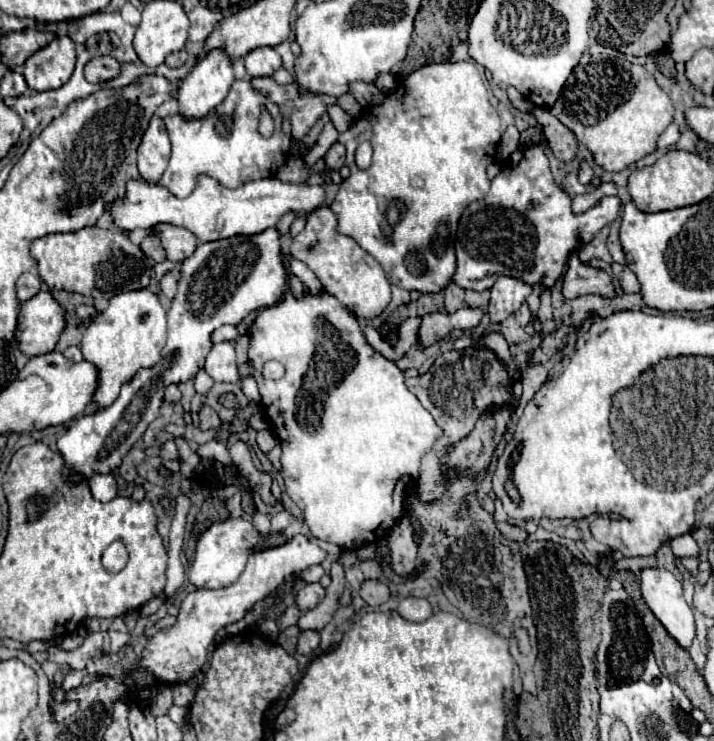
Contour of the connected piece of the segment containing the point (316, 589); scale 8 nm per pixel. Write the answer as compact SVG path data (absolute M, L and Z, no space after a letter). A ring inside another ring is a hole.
M305 583L297 591L297 607L303 611L309 611L315 605L319 605L323 597L325 597L325 589L321 587L321 583Z

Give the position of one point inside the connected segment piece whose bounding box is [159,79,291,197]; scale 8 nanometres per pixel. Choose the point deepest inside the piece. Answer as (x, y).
(225, 145)

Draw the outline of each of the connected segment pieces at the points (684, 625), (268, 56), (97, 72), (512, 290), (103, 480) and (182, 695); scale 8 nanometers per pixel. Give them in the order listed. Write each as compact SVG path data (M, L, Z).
M647 567L641 571L641 593L671 637L687 649L695 637L695 619L677 577L667 569Z
M273 47L253 49L243 57L249 77L271 77L281 67L281 57Z
M109 55L95 57L85 67L85 77L89 83L103 83L115 79L121 73L121 63Z
M499 277L491 287L491 303L489 303L489 319L491 323L503 323L511 313L515 313L525 299L531 295L533 285L515 279L515 277Z
M93 475L89 479L89 485L91 485L91 493L95 499L99 501L111 501L115 495L117 495L117 483L113 479L113 475Z
M177 687L175 693L173 693L173 699L175 699L175 705L181 705L181 707L189 707L191 701L195 697L195 689L193 687Z

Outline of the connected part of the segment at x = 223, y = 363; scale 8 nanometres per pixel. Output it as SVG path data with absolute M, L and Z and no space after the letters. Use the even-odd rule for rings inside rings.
M217 343L207 355L205 367L203 367L213 381L223 381L223 383L239 383L239 373L237 373L236 352L233 343Z

